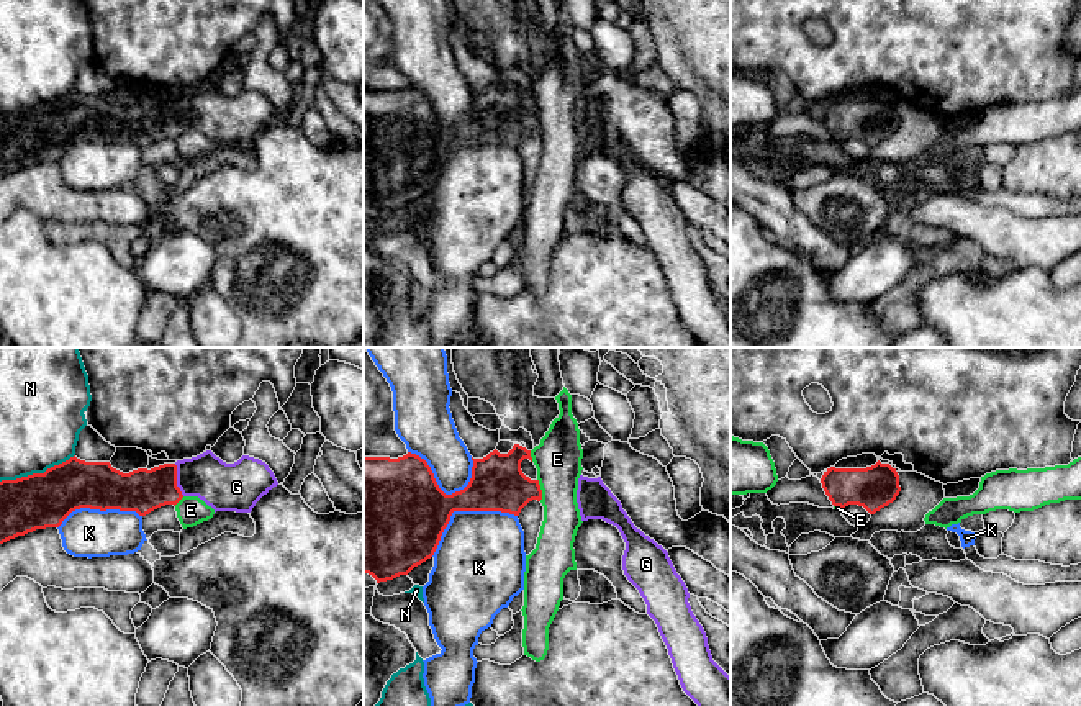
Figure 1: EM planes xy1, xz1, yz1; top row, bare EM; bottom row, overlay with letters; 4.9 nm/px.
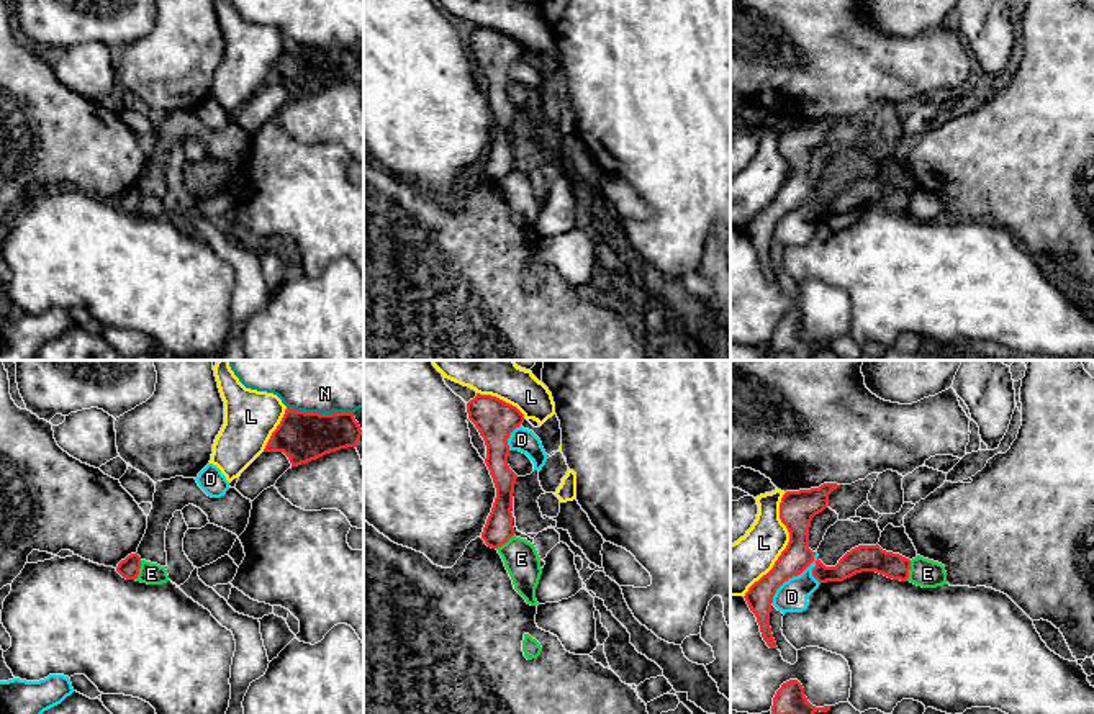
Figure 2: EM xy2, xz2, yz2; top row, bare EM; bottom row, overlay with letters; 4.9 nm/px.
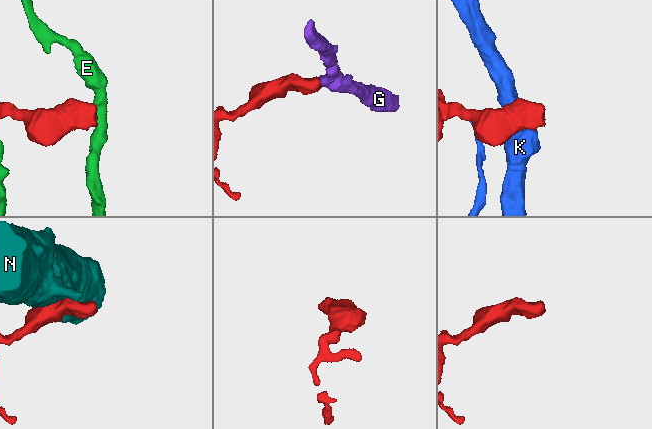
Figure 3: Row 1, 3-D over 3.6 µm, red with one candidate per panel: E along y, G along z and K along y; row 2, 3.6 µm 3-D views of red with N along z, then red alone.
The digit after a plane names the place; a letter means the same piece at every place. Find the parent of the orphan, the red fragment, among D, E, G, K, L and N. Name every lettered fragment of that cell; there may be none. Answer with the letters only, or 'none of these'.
G

